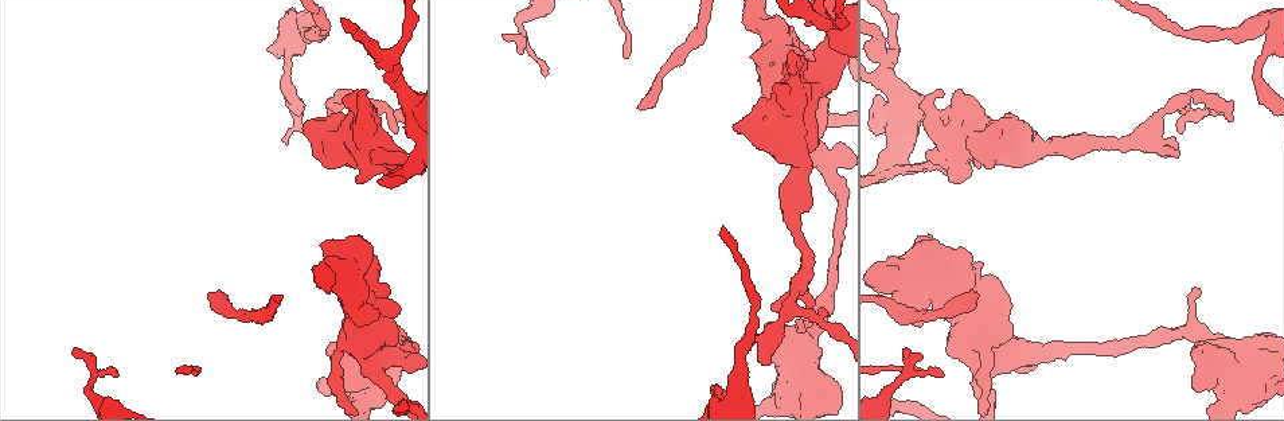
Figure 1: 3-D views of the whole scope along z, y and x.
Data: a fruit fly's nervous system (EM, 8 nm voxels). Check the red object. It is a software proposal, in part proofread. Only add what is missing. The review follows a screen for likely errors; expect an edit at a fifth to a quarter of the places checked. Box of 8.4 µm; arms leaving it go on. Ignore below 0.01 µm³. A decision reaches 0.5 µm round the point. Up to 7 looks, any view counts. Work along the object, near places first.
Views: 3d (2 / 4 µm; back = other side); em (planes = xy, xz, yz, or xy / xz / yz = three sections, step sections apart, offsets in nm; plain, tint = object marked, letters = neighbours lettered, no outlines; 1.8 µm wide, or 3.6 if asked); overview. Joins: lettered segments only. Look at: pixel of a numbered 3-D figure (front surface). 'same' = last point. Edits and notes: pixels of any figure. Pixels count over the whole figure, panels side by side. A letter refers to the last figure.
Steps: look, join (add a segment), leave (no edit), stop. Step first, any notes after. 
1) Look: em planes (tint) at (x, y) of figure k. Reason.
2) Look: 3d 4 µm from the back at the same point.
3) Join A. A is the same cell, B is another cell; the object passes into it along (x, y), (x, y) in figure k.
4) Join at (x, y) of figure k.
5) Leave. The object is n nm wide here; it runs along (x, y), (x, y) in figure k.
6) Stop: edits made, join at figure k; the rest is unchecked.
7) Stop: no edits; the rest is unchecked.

Look: em yz step 8 (letters) at (397, 311) of figure 1. Stops while still wide.

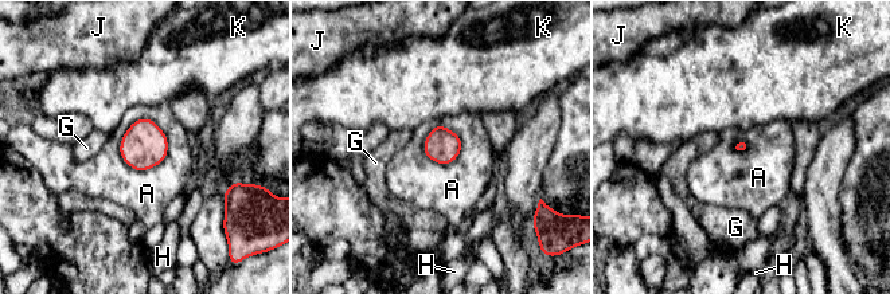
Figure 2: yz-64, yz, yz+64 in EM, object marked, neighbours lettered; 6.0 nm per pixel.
Look: em planes (letters) at the same point.

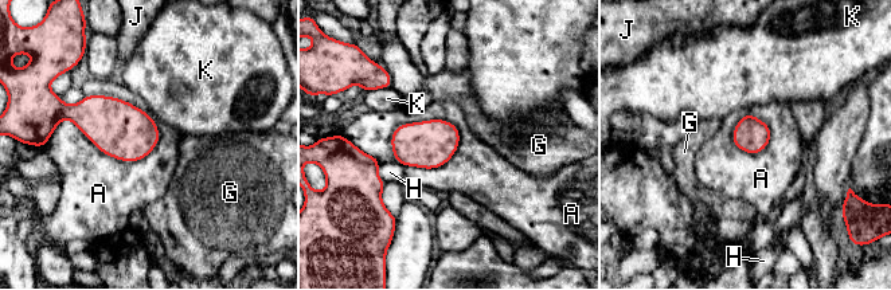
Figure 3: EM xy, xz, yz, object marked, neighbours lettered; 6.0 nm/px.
Leave. A, G, H, J and K are other cells; a border runs along (55, 129), (125, 161), (160, 138) in figure 3; none of them fits.

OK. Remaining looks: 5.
Look: em planes (letters) at (210, 295) of figure 1. Free end.

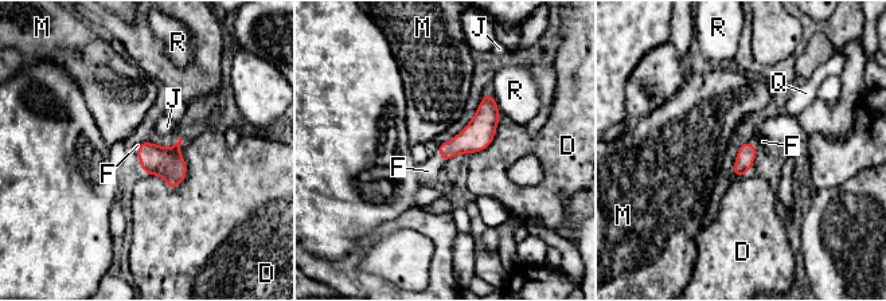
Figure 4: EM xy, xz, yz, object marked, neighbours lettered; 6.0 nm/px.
Join F. F is the same cell, D, J, M, Q and R are other cells; it goes on there.

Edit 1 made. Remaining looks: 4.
Look: em planes (letters) at (956, 143) of figure 1. Sudden change in width.

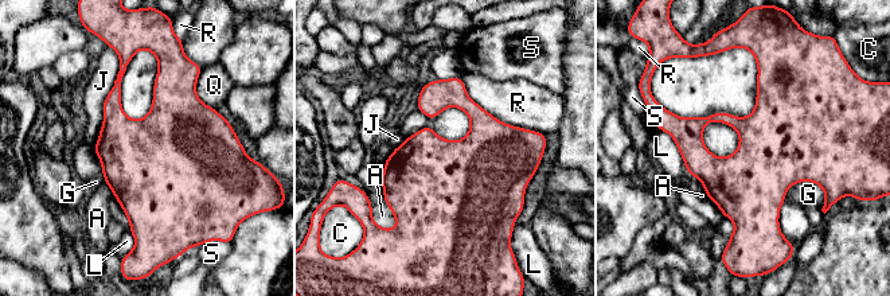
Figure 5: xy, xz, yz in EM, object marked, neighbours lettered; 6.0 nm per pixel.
Leave. A, C, G, J, L, Q, R and S are other cells; a border runs along (120, 58), (93, 148) in figure 5; none of them fits.

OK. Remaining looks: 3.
Stop: edits made, join at figure 4; the rest is unchecked.

